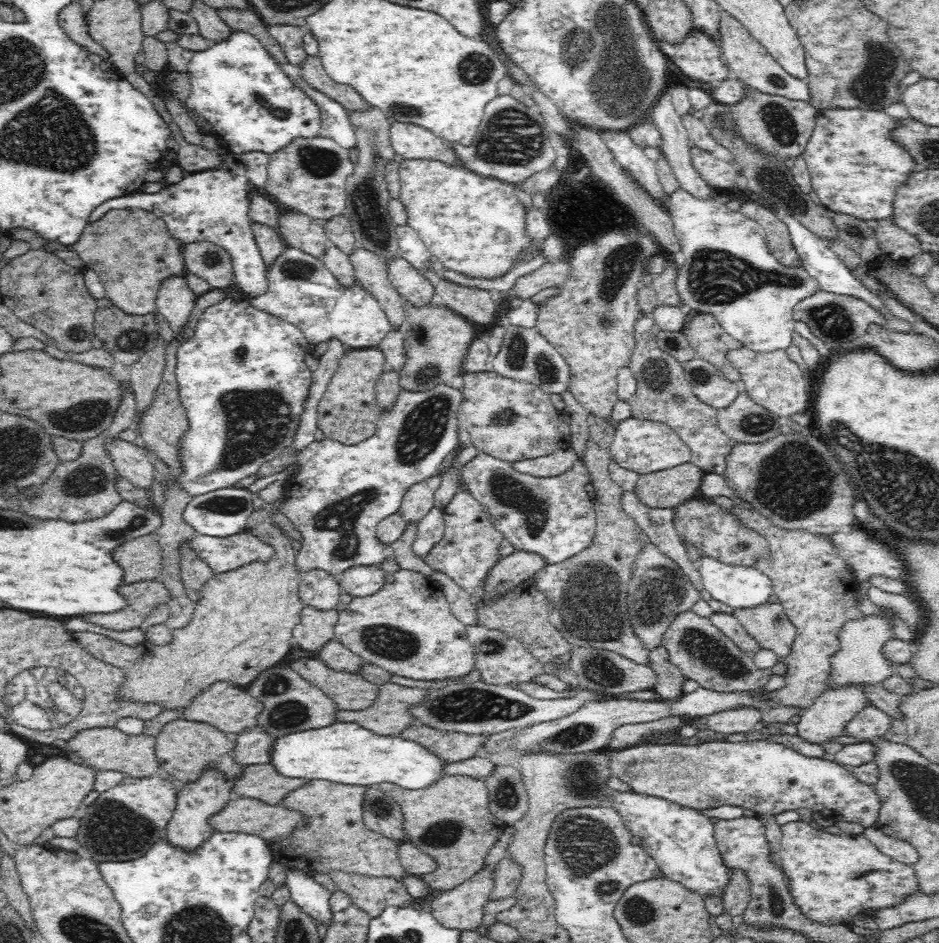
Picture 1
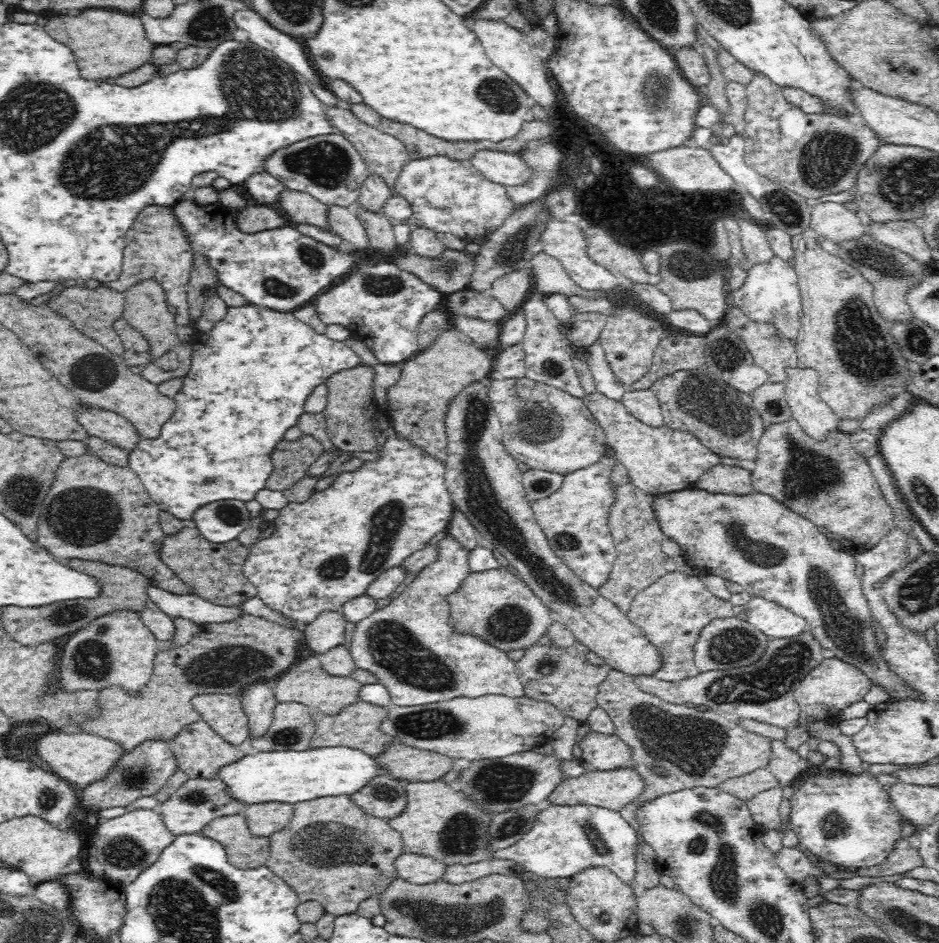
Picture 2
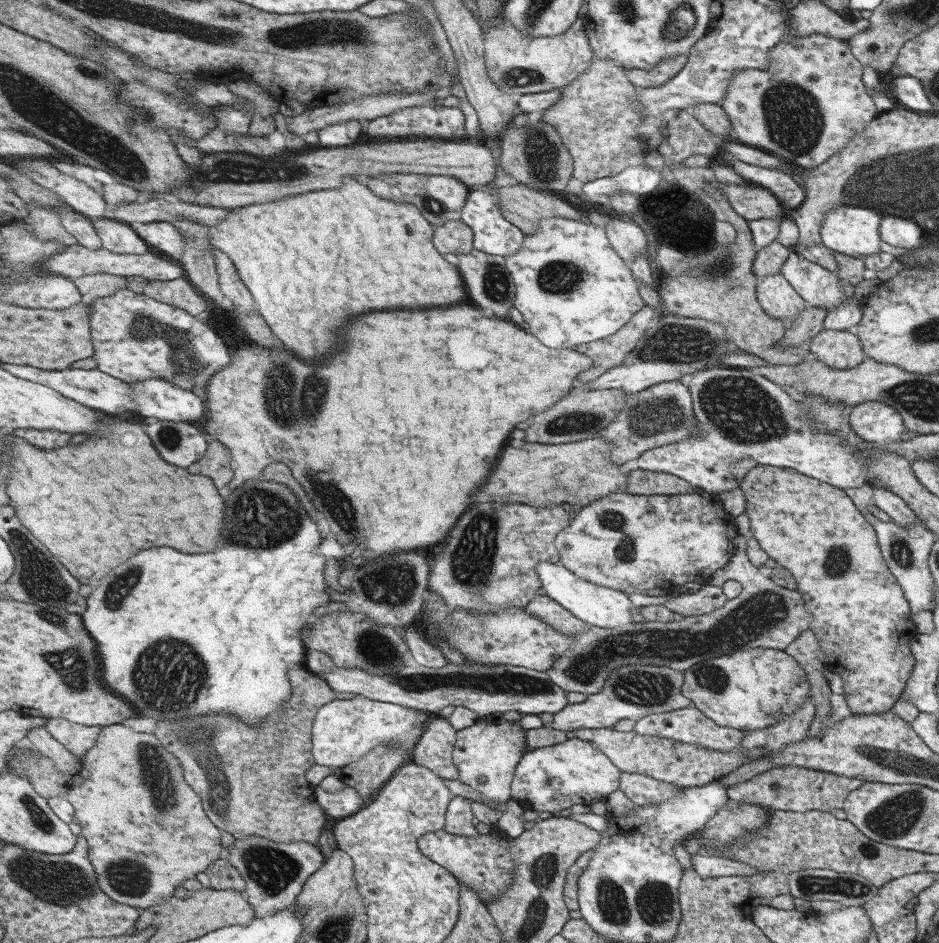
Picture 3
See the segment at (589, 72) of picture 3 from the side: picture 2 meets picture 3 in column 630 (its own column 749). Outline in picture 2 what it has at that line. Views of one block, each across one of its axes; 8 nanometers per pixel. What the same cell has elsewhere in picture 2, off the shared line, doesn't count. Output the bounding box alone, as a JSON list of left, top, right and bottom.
[744,74,880,198]

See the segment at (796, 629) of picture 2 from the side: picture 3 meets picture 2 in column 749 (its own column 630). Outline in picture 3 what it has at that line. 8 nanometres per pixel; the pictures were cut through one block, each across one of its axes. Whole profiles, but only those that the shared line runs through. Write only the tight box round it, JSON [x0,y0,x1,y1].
[535,560,633,628]

